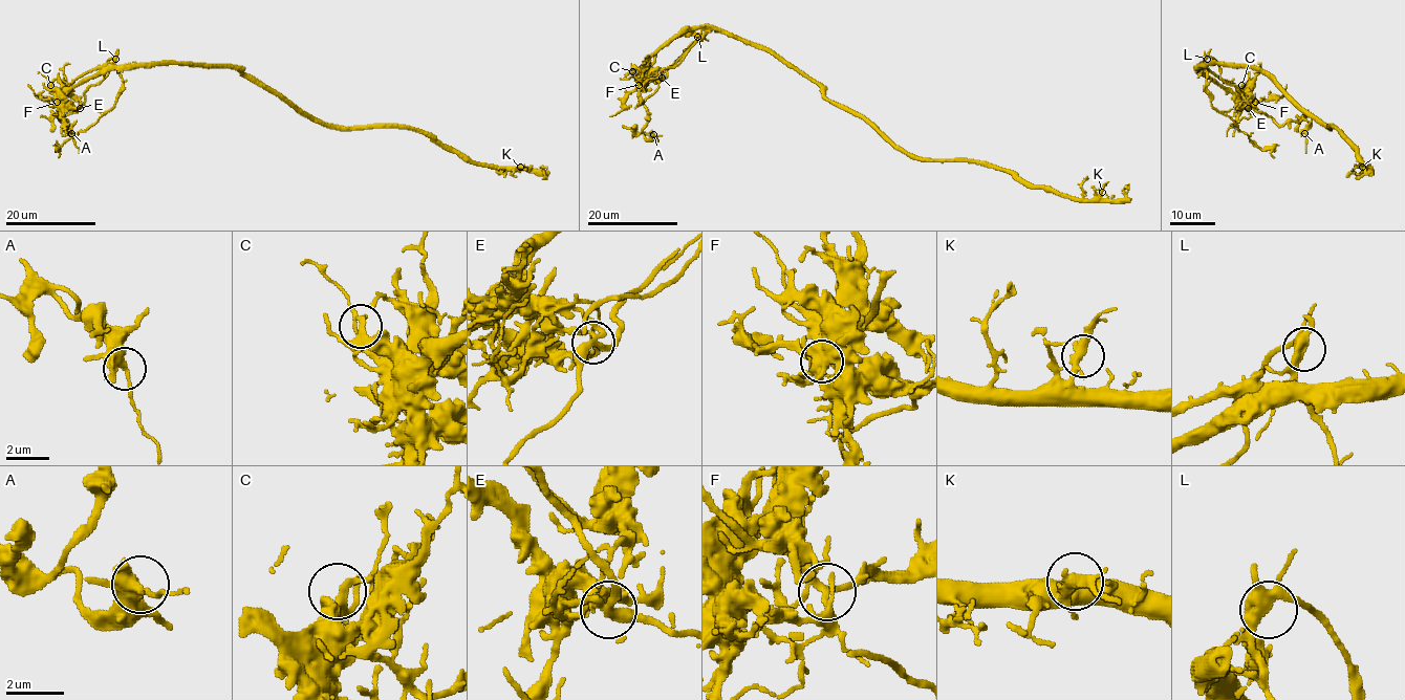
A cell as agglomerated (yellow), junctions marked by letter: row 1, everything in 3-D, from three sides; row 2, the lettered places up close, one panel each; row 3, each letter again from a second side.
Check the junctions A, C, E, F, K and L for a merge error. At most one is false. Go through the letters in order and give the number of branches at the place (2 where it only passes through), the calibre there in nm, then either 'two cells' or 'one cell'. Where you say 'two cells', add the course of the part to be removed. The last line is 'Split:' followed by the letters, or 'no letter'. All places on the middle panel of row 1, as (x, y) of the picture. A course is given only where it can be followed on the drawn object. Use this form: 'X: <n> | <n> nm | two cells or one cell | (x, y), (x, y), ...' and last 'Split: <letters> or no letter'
A: 4 | 360 nm | one cell
C: 4 | 280 nm | one cell
E: 4 | 320 nm | two cells | (662, 77), (696, 34), (705, 37), (676, 66), (650, 78), (639, 90), (634, 108)
F: 4 | 240 nm | one cell
K: 3 | 320 nm | one cell
L: 4 | 400 nm | one cell
Split: E

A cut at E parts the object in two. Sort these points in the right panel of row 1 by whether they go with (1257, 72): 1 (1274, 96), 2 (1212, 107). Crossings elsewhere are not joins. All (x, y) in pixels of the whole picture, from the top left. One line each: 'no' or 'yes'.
1: no
2: no

